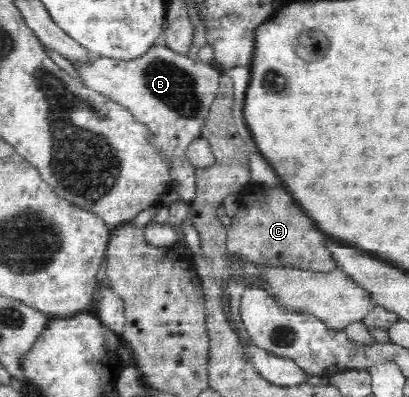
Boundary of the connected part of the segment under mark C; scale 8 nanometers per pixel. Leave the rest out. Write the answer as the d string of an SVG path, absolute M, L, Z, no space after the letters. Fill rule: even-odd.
M248 182L241 187L237 194L234 194L234 201L238 202L238 211L235 211L227 231L227 249L234 252L242 261L255 265L266 265L275 267L290 267L300 270L313 271L315 273L330 273L337 266L332 259L330 252L323 243L325 235L304 215L304 211L294 203L290 197L290 191L286 187L280 187L274 183L274 187L266 186L266 183Z

